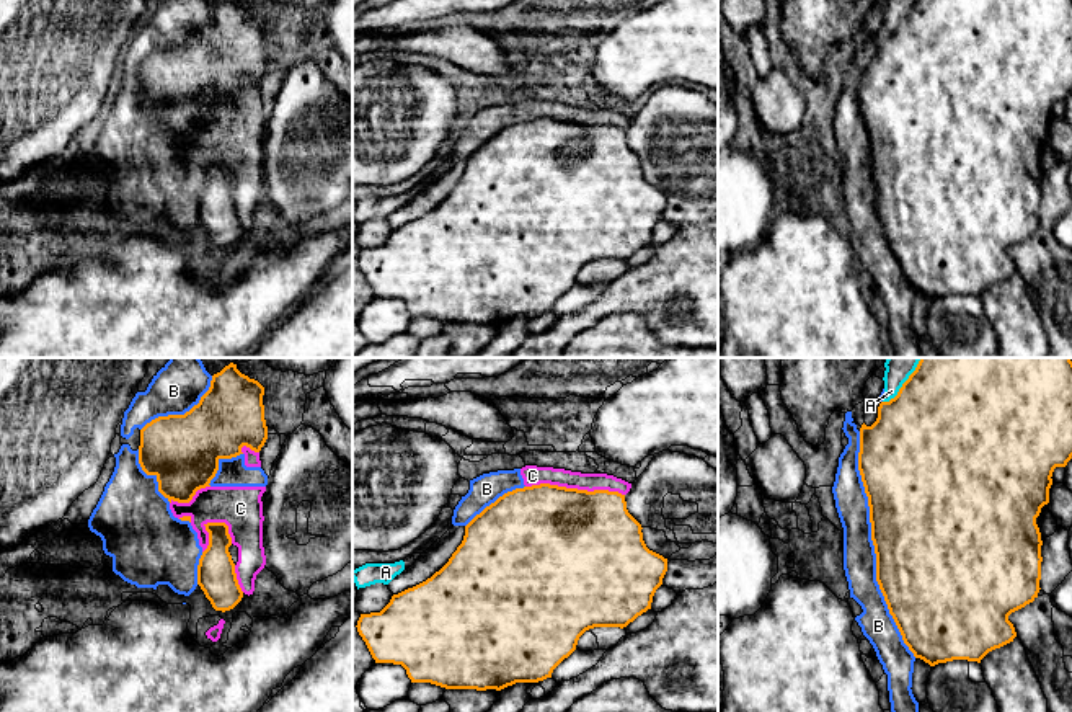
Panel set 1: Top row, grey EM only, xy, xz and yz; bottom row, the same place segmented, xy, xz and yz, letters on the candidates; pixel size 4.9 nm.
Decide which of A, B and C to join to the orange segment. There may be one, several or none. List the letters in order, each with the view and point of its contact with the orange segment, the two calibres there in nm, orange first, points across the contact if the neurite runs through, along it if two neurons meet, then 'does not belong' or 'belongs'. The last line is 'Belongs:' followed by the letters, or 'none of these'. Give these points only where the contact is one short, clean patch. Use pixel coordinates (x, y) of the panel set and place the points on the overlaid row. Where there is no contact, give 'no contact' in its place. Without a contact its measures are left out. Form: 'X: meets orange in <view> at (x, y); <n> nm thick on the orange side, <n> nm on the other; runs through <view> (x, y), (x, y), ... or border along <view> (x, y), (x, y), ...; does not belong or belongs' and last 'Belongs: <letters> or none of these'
A: meets orange in yz at (904, 382); 500 nm thick on the orange side, 160 nm on the other; does not belong
B: meets orange in yz at (873, 544); 500 nm thick on the orange side, 160 nm on the other; does not belong
C: meets orange in xz at (575, 489); 500 nm thick on the orange side, 100 nm on the other; does not belong
Belongs: none of these

